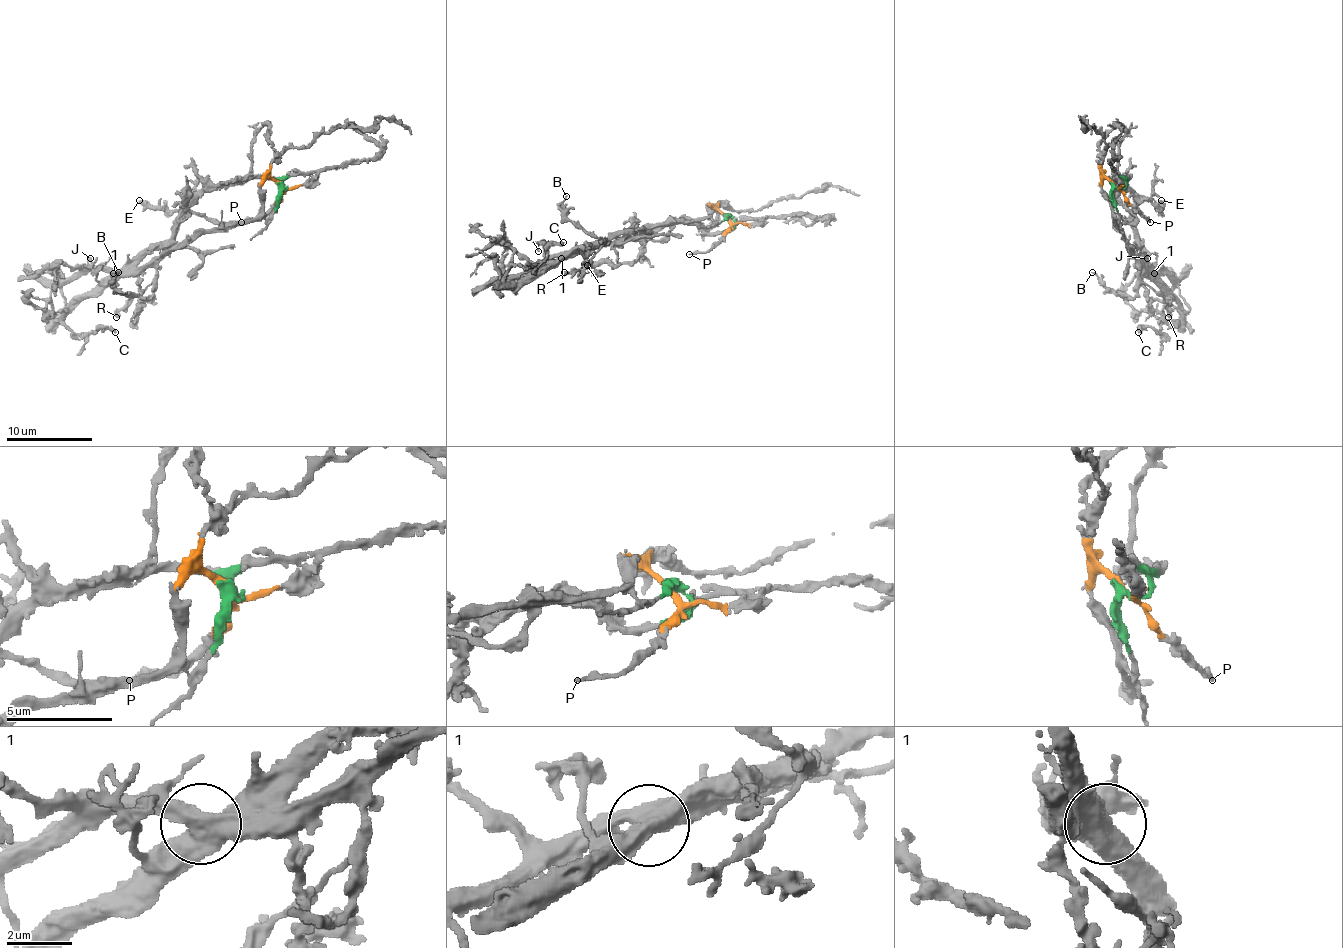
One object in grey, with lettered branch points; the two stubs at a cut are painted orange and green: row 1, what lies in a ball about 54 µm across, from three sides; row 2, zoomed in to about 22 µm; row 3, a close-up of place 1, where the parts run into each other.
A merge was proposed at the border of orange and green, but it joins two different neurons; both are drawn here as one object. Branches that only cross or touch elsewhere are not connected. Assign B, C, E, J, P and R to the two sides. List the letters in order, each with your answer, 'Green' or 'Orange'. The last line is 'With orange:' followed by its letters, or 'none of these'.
B: Orange
C: Green
E: Green
J: Green
P: Orange
R: Orange
With orange: B, P, R

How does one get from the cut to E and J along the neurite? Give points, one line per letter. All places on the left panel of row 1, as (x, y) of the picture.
E: (279, 185), (286, 187), (262, 176), (217, 183), (209, 185), (183, 208), (149, 208), (138, 200)
J: (279, 185), (286, 187), (262, 176), (211, 185), (166, 241), (147, 247), (100, 281), (91, 268), (91, 258)

